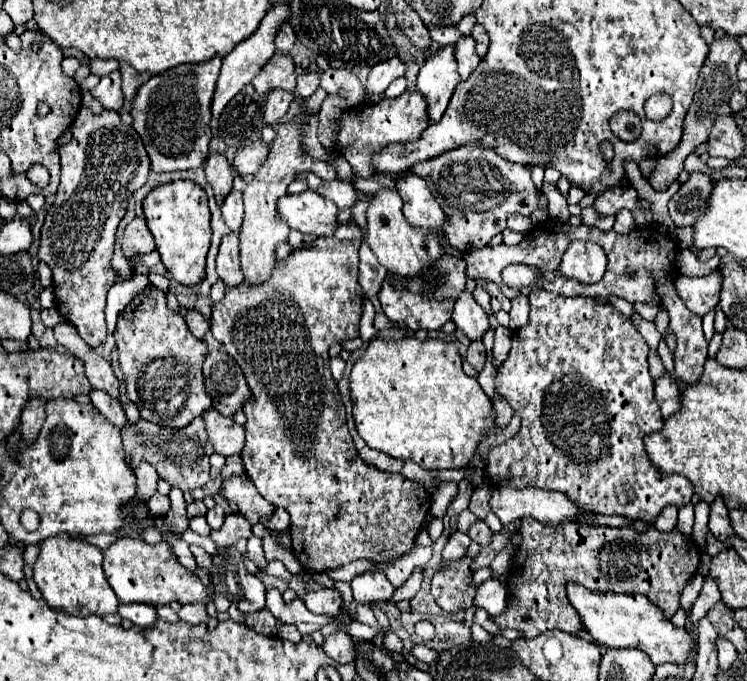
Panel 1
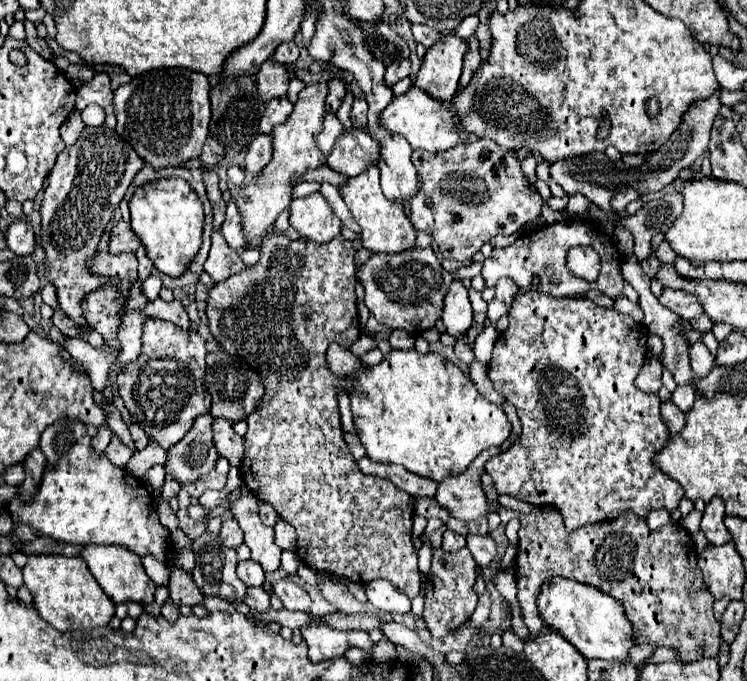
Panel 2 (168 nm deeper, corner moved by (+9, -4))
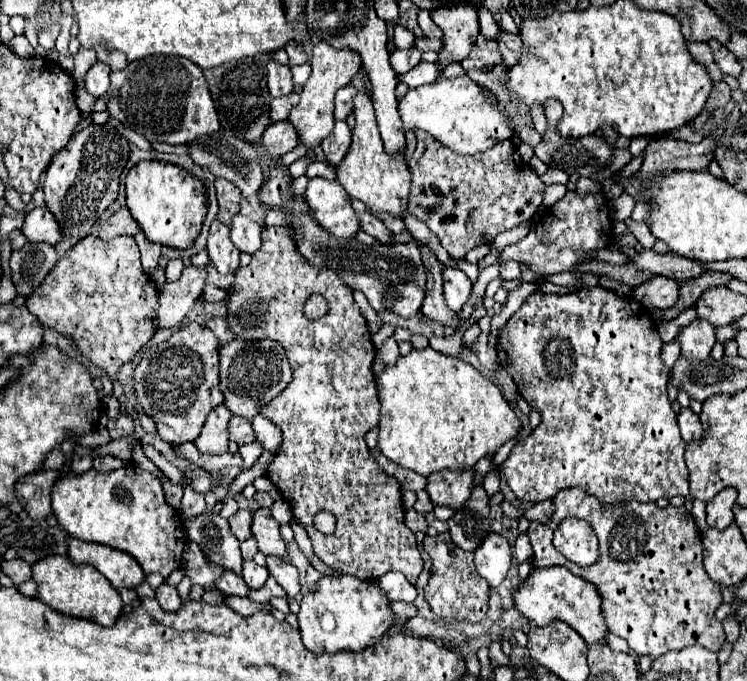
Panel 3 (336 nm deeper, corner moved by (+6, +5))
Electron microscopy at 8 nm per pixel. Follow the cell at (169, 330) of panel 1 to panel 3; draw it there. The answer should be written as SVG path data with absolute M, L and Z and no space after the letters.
M198 323L184 325L162 345L146 349L134 369L134 391L142 411L154 419L158 435L170 443L180 445L194 441L206 421L206 415L222 403L218 389L218 339Z

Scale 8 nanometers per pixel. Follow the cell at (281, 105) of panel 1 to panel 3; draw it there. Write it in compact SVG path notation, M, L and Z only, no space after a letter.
M290 93L286 97L276 97L272 103L270 103L270 119L272 121L286 121L288 115L290 115L290 109L294 105L298 105L298 95L296 93Z

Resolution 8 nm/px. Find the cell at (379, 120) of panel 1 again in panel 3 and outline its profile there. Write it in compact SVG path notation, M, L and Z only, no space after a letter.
M470 77L438 79L434 83L408 89L398 103L398 113L404 121L404 129L422 129L438 139L444 147L452 147L458 155L474 155L490 149L494 143L510 139L516 131L504 121L504 115L496 105L490 105Z

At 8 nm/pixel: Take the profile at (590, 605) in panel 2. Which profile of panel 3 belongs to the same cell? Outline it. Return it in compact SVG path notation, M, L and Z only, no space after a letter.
M544 567L538 571L534 569L514 593L514 603L516 609L532 619L538 627L544 627L558 619L568 623L588 645L606 645L608 627L602 619L602 597L598 595L598 587L594 587L594 583L590 581L582 581L566 567Z

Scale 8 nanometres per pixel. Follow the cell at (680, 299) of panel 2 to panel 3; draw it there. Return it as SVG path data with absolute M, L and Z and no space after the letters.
M654 277L634 289L634 297L644 307L658 307L658 309L670 309L678 301L678 283L666 277Z

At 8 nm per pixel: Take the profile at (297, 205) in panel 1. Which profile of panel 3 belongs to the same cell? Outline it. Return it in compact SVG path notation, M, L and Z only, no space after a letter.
M310 179L306 203L318 225L336 237L350 239L360 229L358 217L350 205L350 197L338 181Z

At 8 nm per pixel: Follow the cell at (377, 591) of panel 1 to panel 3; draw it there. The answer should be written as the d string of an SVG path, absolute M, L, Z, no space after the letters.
M386 573L376 583L390 601L412 603L416 599L416 587L410 585L402 573Z

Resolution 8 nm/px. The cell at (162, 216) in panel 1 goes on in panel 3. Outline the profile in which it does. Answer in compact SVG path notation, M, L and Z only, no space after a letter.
M140 161L126 175L126 203L146 239L172 249L194 245L206 219L206 189L184 167L166 161Z

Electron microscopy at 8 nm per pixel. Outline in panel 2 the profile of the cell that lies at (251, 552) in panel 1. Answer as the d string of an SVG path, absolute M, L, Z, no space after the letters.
M253 560L239 562L237 576L239 576L239 580L243 580L245 586L263 586L263 582L265 582L263 568L259 568L259 564L255 564Z

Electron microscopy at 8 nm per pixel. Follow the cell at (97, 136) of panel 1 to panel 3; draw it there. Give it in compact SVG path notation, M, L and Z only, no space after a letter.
M86 125L76 133L64 149L60 149L46 171L44 195L46 207L58 221L62 235L84 239L90 235L98 217L116 201L120 173L130 157L130 141L112 125Z

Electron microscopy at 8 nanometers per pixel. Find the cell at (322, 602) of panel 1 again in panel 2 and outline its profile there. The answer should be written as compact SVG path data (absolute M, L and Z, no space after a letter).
M289 576L275 582L273 594L283 602L283 606L285 606L287 610L301 610L301 612L307 612L309 606L311 606L309 594L307 594L293 578L289 578Z

